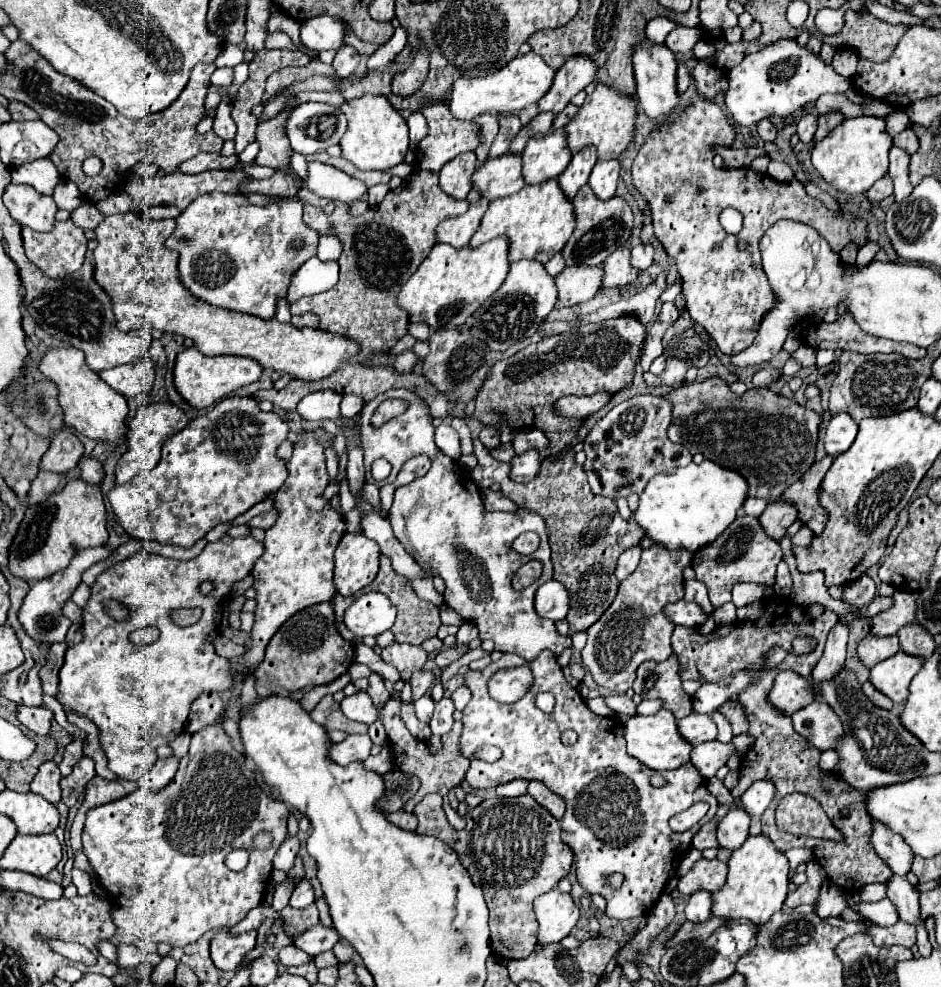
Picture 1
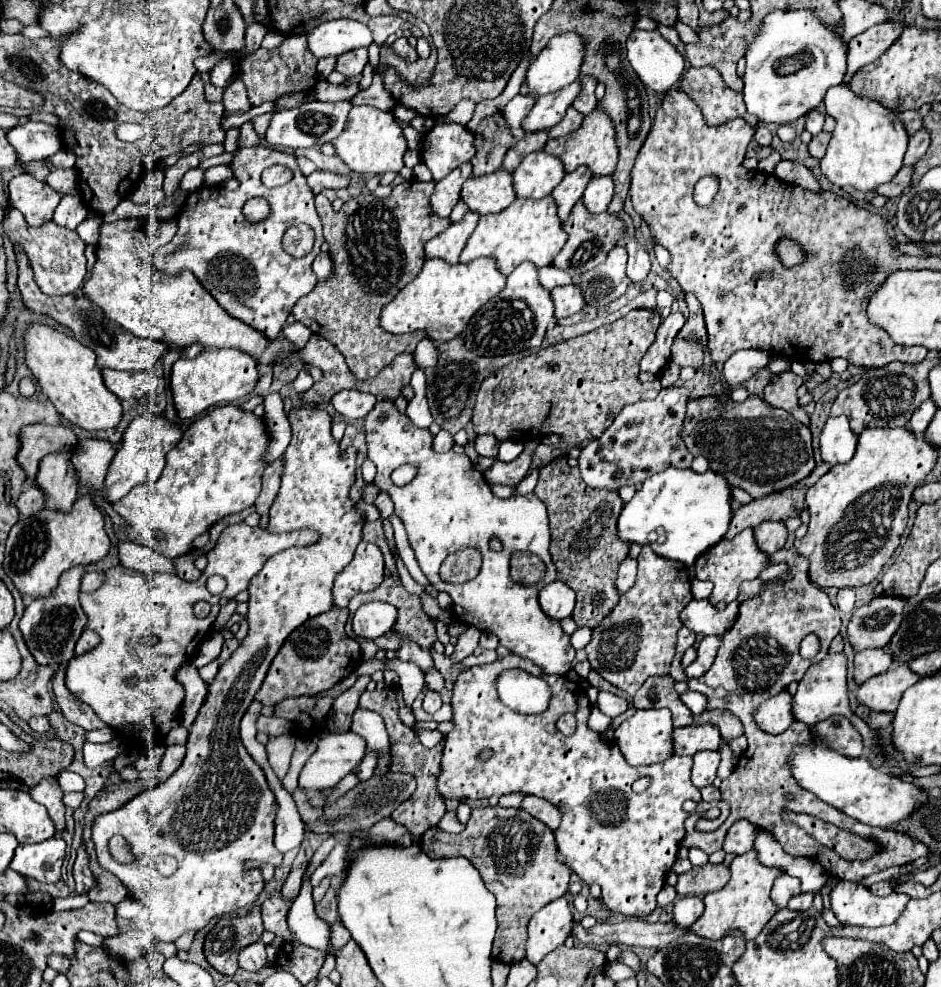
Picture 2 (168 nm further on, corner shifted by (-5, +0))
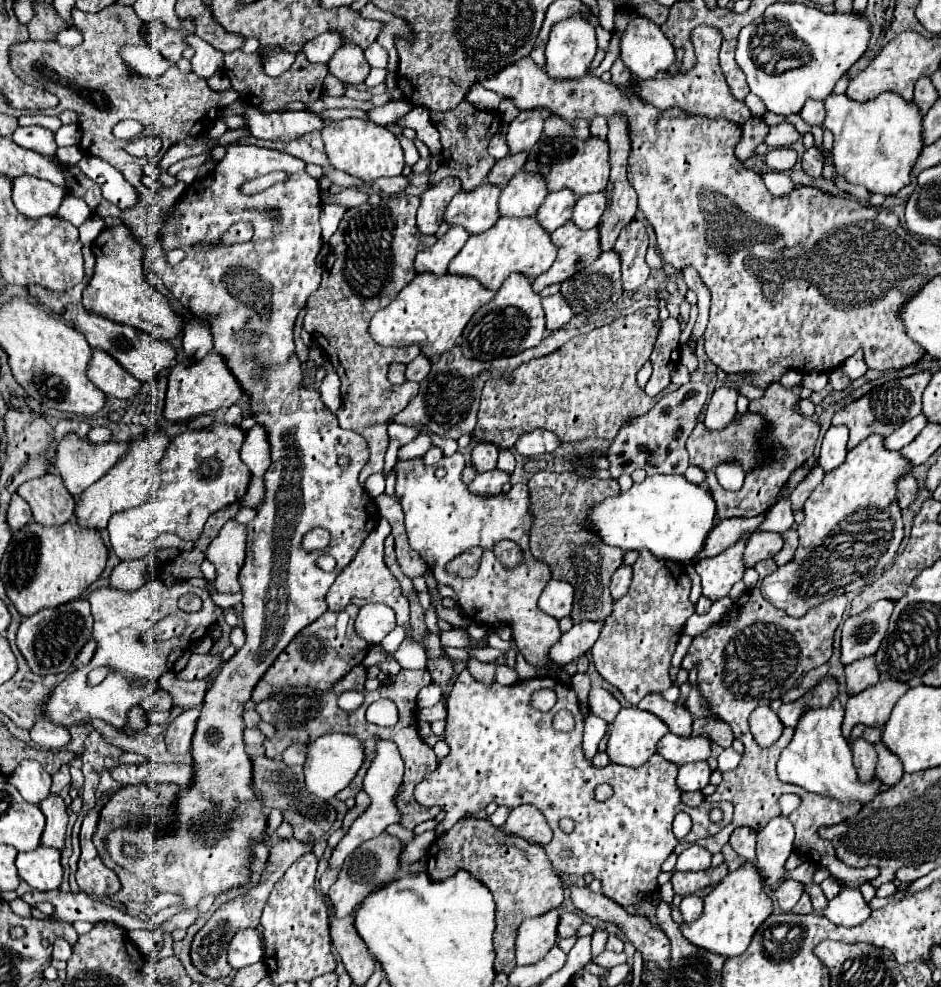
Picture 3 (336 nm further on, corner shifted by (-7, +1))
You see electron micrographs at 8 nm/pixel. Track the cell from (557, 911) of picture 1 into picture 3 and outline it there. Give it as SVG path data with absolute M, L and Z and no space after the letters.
M550 910L538 918L528 918L518 926L516 932L516 964L528 966L546 956L546 952L556 944L558 910Z

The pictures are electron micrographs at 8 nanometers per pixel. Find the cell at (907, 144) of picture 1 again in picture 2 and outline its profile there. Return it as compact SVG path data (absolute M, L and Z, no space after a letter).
M918 111L898 113L898 119L902 121L902 125L904 125L904 129L906 129L906 133L908 133L910 137L922 129L922 117L918 115Z

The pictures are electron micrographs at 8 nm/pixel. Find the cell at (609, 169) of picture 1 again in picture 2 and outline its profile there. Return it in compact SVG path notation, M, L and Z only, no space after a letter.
M604 175L604 177L592 177L582 199L588 211L604 213L612 201L612 195L614 195L614 179L612 175Z

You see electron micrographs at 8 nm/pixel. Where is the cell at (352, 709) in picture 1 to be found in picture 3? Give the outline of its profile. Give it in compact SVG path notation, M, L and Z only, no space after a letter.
M384 740L384 742L378 742L376 758L374 758L374 762L372 762L372 766L368 768L368 774L366 774L366 778L364 778L364 792L372 798L372 804L370 804L370 808L350 826L348 834L344 836L344 840L336 846L336 850L334 850L332 858L330 858L330 866L340 868L340 866L344 864L346 856L348 856L350 852L354 852L354 848L358 848L364 840L370 840L370 838L382 834L382 832L386 830L386 826L390 826L390 824L394 824L394 822L400 822L402 814L400 814L400 810L398 810L396 804L394 804L394 794L396 794L398 786L402 784L402 774L404 774L404 762L402 762L402 758L400 758L400 752L398 752L396 744L394 744L394 742L386 742L386 740Z

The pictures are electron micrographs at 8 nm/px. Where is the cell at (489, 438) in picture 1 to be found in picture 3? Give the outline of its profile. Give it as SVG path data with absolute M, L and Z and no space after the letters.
M480 442L480 444L474 446L474 450L472 450L472 466L476 468L476 474L494 470L496 460L498 460L498 448L494 444Z

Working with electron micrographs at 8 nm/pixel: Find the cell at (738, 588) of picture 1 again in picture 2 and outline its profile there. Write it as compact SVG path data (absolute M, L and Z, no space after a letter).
M752 579L752 581L742 581L740 583L740 593L738 593L738 603L756 597L756 593L760 593L760 589L764 587L762 579Z

